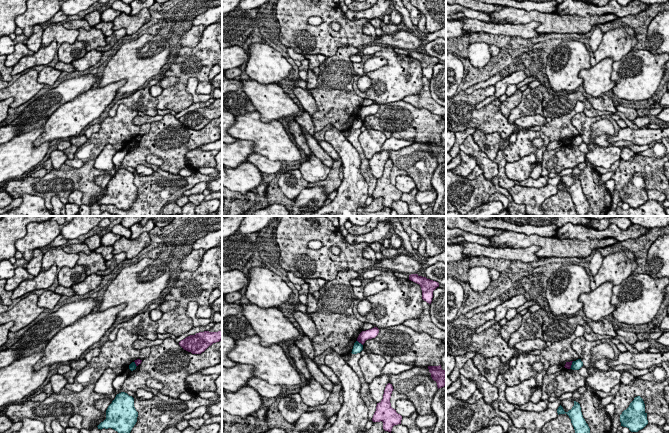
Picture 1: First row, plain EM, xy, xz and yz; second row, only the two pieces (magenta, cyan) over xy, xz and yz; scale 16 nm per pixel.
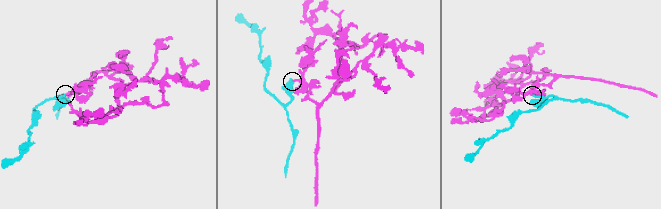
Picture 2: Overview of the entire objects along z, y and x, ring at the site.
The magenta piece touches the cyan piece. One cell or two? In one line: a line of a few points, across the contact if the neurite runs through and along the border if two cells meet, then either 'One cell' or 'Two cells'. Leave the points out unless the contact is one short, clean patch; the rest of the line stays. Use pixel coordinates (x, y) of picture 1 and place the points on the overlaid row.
Line: xz (357, 340), (362, 345). Two cells

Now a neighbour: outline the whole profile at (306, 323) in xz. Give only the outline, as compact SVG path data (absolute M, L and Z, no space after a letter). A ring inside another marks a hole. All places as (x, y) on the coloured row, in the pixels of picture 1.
M294 311L293 317L296 319L304 334L307 335L311 341L318 335L313 320L306 314L300 311Z

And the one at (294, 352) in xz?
M291 344L289 346L289 358L293 360L294 367L298 369L307 380L310 380L312 377L311 373L308 370L307 364L303 359L300 349L295 345Z

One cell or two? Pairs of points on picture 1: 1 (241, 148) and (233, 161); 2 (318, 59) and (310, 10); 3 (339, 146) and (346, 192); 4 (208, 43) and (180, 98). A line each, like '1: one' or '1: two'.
1: one
2: two
3: one
4: one

